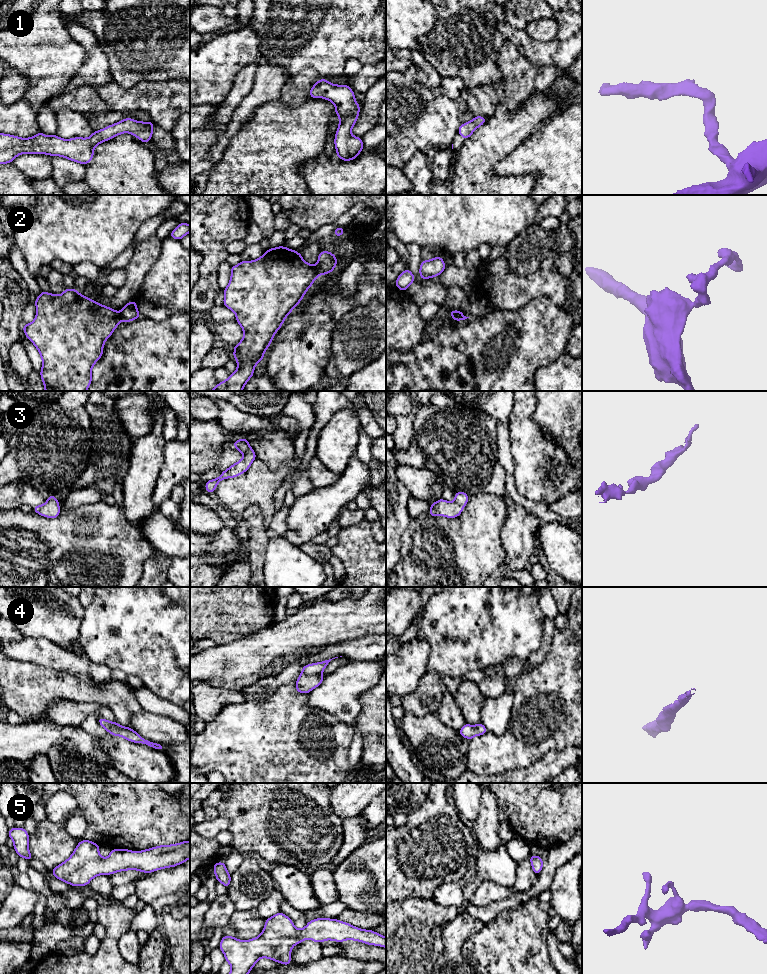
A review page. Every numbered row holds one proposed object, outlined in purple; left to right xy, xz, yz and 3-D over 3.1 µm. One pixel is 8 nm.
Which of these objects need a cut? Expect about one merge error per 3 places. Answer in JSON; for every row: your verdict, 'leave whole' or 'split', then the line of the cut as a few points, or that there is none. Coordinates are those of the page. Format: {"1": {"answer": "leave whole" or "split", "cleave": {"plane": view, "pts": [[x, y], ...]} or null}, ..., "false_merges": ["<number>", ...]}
{"1": {"answer": "leave whole", "cleave": null}, "2": {"answer": "split", "cleave": {"plane": "xz", "pts": [[315, 266], [319, 274]]}}, "3": {"answer": "leave whole", "cleave": null}, "4": {"answer": "leave whole", "cleave": null}, "5": {"answer": "leave whole", "cleave": null}, "false_merges": ["2"]}

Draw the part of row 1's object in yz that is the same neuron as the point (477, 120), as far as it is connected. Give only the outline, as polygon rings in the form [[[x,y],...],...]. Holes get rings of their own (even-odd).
[[[475,116],[471,121],[461,124],[457,133],[466,140],[479,126],[482,126],[486,122],[486,119],[482,116]]]

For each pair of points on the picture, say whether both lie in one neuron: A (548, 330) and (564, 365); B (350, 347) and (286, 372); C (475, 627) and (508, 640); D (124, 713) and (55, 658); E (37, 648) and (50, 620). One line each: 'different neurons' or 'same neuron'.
A: different neurons
B: different neurons
C: same neuron
D: different neurons
E: different neurons

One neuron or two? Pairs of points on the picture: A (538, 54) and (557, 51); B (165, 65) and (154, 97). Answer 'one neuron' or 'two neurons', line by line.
A: one neuron
B: two neurons

